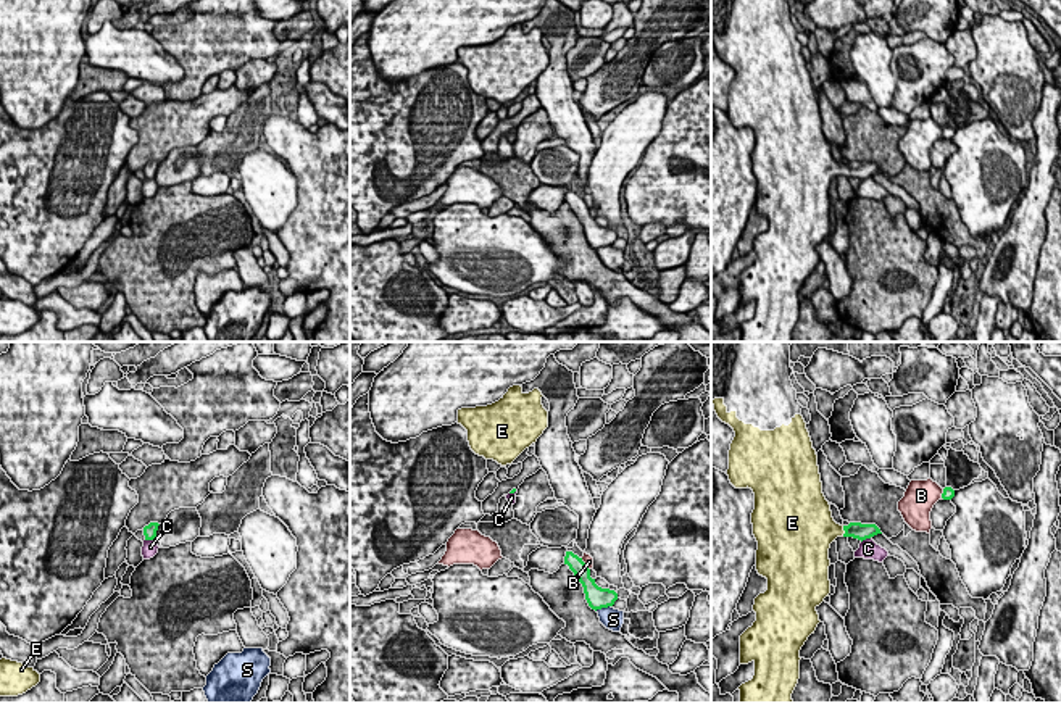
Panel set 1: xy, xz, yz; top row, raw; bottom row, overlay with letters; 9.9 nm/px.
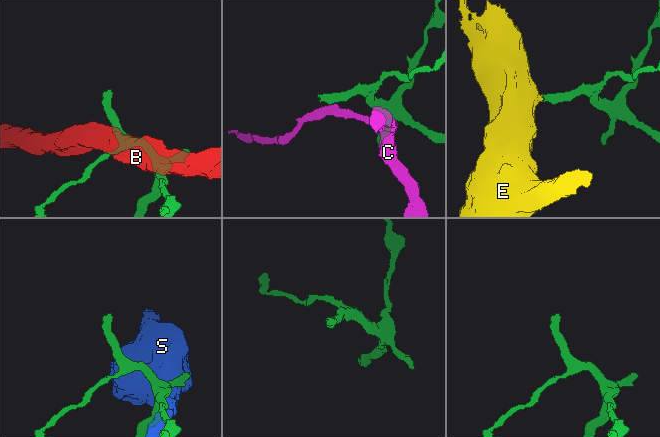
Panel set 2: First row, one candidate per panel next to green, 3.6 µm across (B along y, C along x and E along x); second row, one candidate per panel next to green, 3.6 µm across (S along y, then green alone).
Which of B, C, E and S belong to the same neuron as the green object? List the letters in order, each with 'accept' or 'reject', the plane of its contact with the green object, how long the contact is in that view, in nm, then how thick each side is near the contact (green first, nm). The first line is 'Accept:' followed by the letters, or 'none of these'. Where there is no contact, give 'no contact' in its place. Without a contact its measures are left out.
Accept: E
B: reject; meets green in xz; contact 150 nm long; 160 nm thick on the green side, 100 nm on the other
C: reject; meets green in xy; contact 100 nm long; 130 nm thick on the green side, 160 nm on the other
E: accept; meets green in yz; contact 110 nm long; 160 nm thick on the green side, 340 nm on the other
S: reject; meets green in xz; contact 170 nm long; 220 nm thick on the green side, 220 nm on the other

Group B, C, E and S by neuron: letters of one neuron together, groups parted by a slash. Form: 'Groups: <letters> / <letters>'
Groups: B / C / E / S

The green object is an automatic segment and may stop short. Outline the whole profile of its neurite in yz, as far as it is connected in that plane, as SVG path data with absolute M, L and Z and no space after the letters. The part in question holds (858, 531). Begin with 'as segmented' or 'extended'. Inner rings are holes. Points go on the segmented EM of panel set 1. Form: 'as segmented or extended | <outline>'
extended | M711 342L711 401L718 418L735 432L727 476L735 489L748 487L755 493L751 524L758 542L756 571L768 579L768 590L755 598L756 621L740 635L740 664L755 663L753 679L739 687L740 703L793 703L792 693L800 679L800 650L821 622L816 608L830 593L830 543L837 537L863 542L882 534L876 524L840 526L832 518L822 493L818 455L801 416L803 406L790 381L790 345L792 342Z

